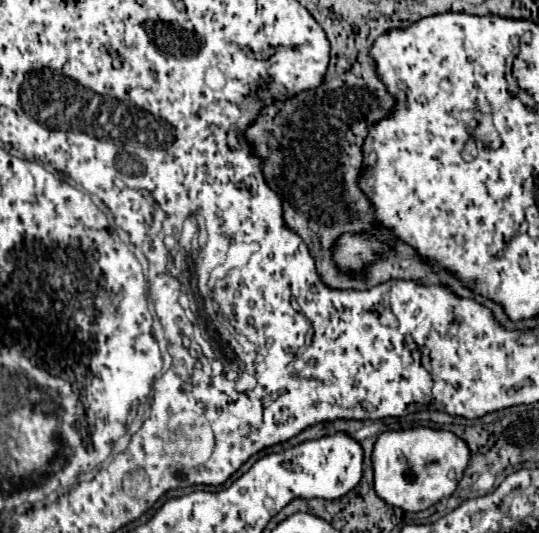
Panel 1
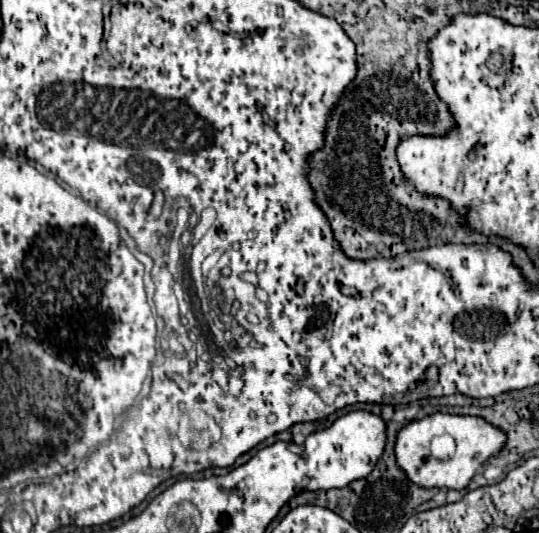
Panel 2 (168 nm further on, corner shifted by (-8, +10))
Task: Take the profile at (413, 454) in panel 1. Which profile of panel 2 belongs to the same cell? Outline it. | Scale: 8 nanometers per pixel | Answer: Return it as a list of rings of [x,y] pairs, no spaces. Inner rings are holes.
[[[432,414],[422,420],[414,420],[406,424],[396,438],[396,460],[398,466],[404,468],[408,478],[416,482],[422,488],[452,488],[452,490],[464,490],[472,476],[478,472],[478,468],[492,456],[496,456],[506,442],[504,430],[492,426],[490,422],[484,422],[480,416],[460,416],[460,414]],[[438,434],[450,434],[456,440],[456,456],[452,460],[438,460],[430,454],[430,440]]]

